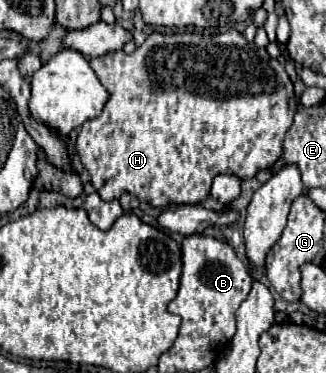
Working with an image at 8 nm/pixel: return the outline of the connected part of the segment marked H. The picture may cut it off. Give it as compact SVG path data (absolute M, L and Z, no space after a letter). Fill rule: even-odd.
M229 29L229 31L219 33L219 35L211 35L211 37L197 35L197 33L173 33L173 35L151 33L151 35L147 35L145 43L141 47L137 47L131 55L127 55L125 51L119 49L119 51L89 59L89 65L97 73L101 85L105 85L105 89L109 91L109 99L103 107L103 113L97 119L89 119L79 127L77 153L79 153L85 169L91 175L93 187L97 189L101 199L105 199L105 201L119 199L127 191L127 193L133 193L135 197L139 197L141 201L147 201L153 207L165 207L169 203L197 205L209 197L213 177L217 177L221 173L229 173L229 175L237 175L239 179L249 179L249 177L255 177L257 171L261 171L261 169L271 169L281 157L283 137L285 137L287 129L291 127L293 113L295 113L293 83L291 83L289 75L285 73L285 67L281 67L281 63L277 59L269 57L269 53L265 49L259 49L259 61L257 61L255 43L247 41L235 29Z

